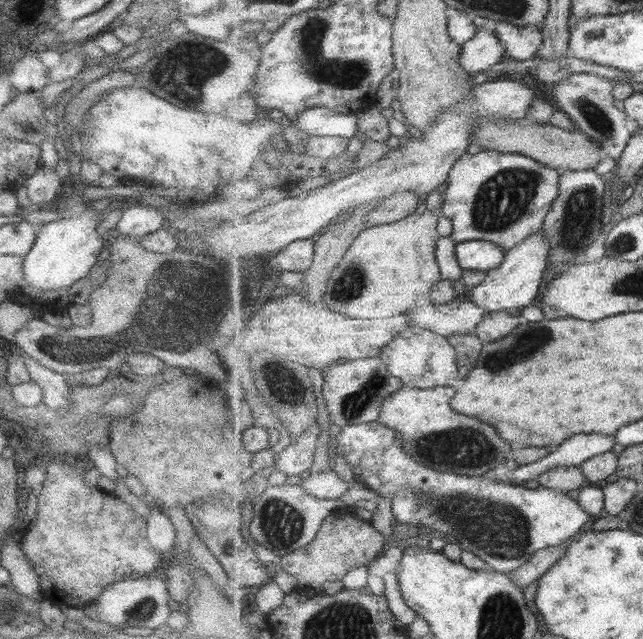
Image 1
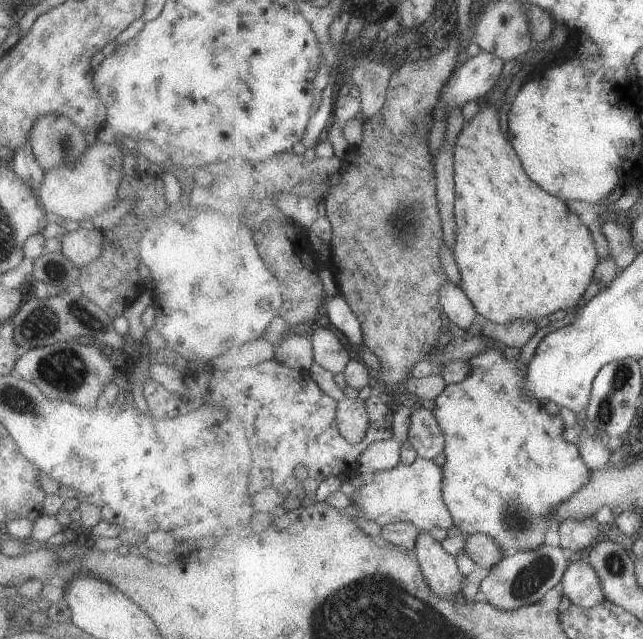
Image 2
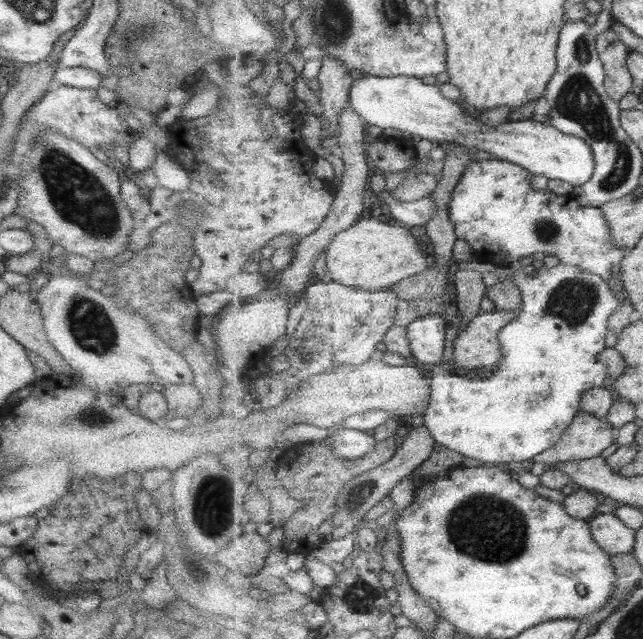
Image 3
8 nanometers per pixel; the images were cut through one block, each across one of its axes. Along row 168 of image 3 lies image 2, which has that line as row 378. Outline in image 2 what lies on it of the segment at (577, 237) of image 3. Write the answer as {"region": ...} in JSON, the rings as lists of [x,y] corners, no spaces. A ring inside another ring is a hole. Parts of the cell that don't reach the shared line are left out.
{"region":[[[491,339],[487,342],[488,347],[481,351],[477,356],[470,358],[472,369],[465,380],[458,383],[448,383],[446,389],[437,395],[432,408],[433,414],[438,418],[442,433],[444,434],[444,456],[446,461],[444,468],[444,500],[454,516],[454,532],[472,535],[473,533],[485,533],[492,536],[496,541],[503,556],[508,557],[517,551],[534,551],[541,545],[545,545],[545,536],[547,530],[553,527],[551,521],[555,521],[555,514],[559,514],[559,508],[566,503],[576,492],[579,492],[592,477],[592,468],[583,460],[584,451],[575,443],[569,442],[564,435],[566,431],[565,422],[560,415],[551,416],[548,410],[545,410],[542,402],[536,399],[531,393],[524,391],[524,380],[528,375],[528,364],[522,364],[517,360],[507,360],[503,350],[505,343]]]}

